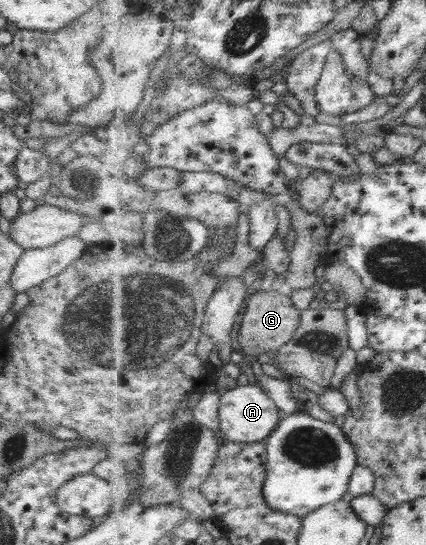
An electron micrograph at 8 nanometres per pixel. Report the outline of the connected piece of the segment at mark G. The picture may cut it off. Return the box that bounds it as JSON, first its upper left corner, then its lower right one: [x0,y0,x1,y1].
[238,289,302,356]

